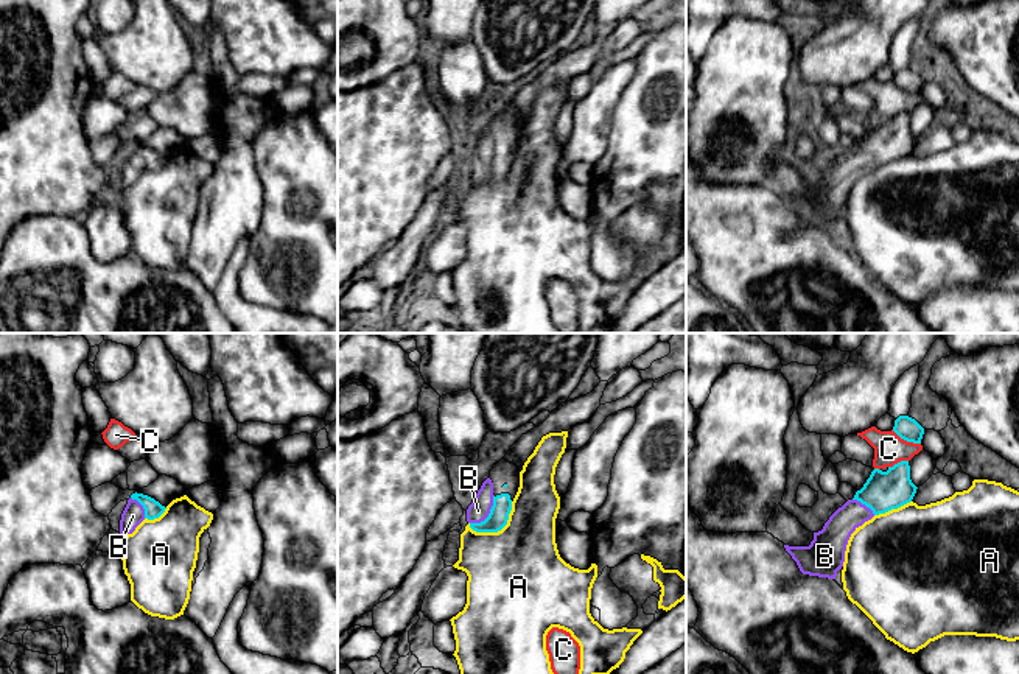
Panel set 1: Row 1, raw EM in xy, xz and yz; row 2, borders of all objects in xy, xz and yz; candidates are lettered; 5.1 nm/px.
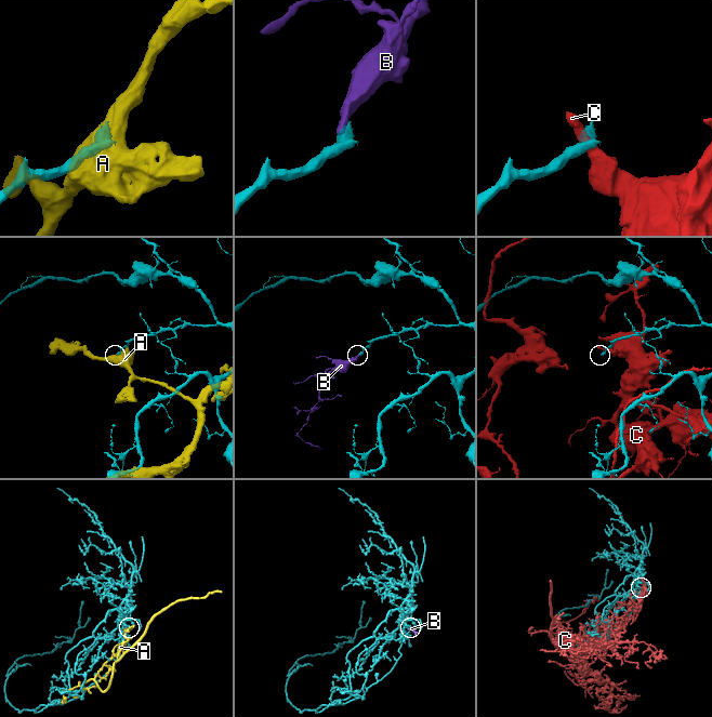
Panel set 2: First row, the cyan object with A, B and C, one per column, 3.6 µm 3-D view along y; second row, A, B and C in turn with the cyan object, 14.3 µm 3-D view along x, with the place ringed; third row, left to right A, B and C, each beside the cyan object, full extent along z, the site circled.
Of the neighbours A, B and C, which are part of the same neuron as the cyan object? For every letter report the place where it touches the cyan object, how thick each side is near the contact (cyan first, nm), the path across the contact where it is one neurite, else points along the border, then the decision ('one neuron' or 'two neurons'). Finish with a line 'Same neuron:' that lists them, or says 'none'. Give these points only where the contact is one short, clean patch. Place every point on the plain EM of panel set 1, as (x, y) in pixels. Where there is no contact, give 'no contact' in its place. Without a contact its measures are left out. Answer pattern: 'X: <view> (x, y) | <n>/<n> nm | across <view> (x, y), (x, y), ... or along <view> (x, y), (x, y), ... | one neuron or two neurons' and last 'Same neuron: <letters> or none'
A: xz (498, 181) | 100/480 nm | along xz (512, 153), (509, 170), (500, 181), (473, 182), (469, 178) | two neurons
B: xz (489, 165) | 100/110 nm | across xz (497, 172), (489, 165), (478, 162) | one neuron
C: yz (906, 91) | 120/160 nm | two neurons
Same neuron: B

